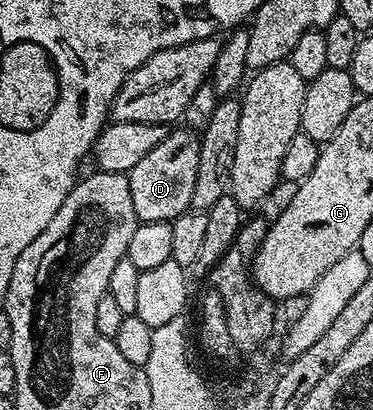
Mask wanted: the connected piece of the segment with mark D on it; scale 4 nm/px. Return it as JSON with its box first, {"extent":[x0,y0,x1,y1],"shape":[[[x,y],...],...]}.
{"extent":[128,126,200,223],"shape":[[[185,126],[178,127],[167,131],[164,142],[160,142],[160,146],[155,146],[149,154],[144,154],[144,158],[140,158],[140,162],[136,162],[128,173],[132,207],[141,223],[171,221],[191,211],[196,169],[200,166],[200,136],[197,131]]]}

